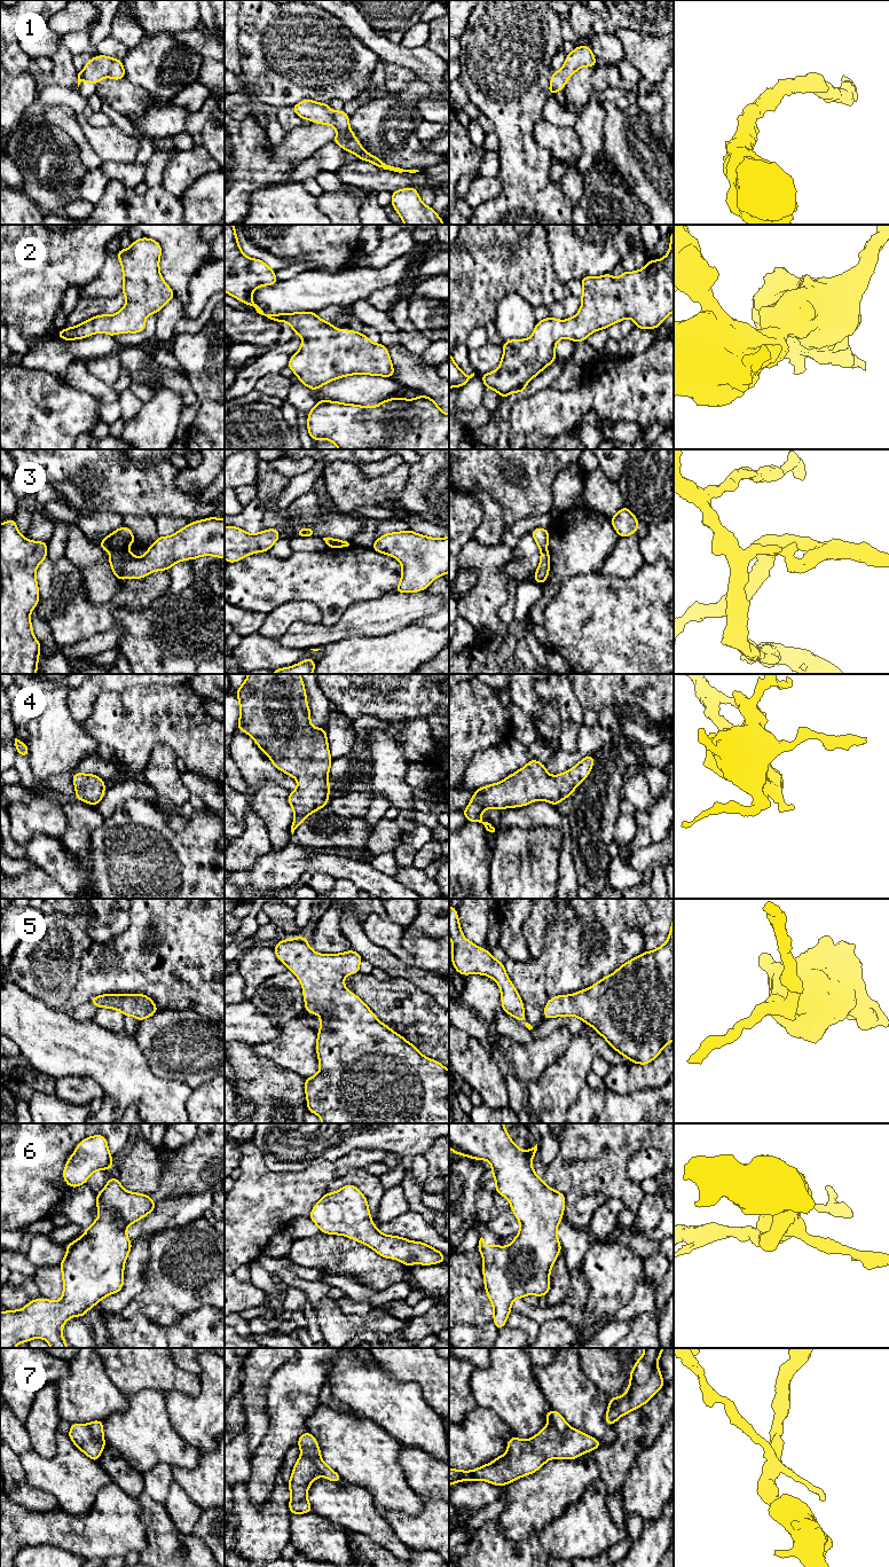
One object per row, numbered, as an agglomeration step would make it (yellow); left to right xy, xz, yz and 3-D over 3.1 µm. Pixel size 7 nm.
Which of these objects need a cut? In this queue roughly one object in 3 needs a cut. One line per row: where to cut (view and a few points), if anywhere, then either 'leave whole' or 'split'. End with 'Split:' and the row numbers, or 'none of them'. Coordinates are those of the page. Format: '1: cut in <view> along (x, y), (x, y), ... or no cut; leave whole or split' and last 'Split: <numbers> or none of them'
1: no cut; leave whole
2: no cut; leave whole
3: cut in xy along (126, 549), (117, 549), (113, 553); split
4: no cut; leave whole
5: no cut; leave whole
6: no cut; leave whole
7: cut in xy along (87, 1424), (92, 1435), (104, 1446); split
Split: 3, 7

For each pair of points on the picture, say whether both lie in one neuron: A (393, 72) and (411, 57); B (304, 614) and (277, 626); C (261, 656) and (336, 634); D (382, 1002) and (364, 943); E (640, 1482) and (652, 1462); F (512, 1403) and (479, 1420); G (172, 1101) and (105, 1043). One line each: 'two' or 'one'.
A: two
B: one
C: two
D: two
E: one
F: two
G: one

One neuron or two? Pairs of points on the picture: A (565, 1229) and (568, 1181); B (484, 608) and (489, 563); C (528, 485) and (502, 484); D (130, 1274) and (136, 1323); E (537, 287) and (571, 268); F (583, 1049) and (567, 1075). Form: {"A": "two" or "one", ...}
{"A": "two", "B": "one", "C": "one", "D": "two", "E": "two", "F": "one"}

